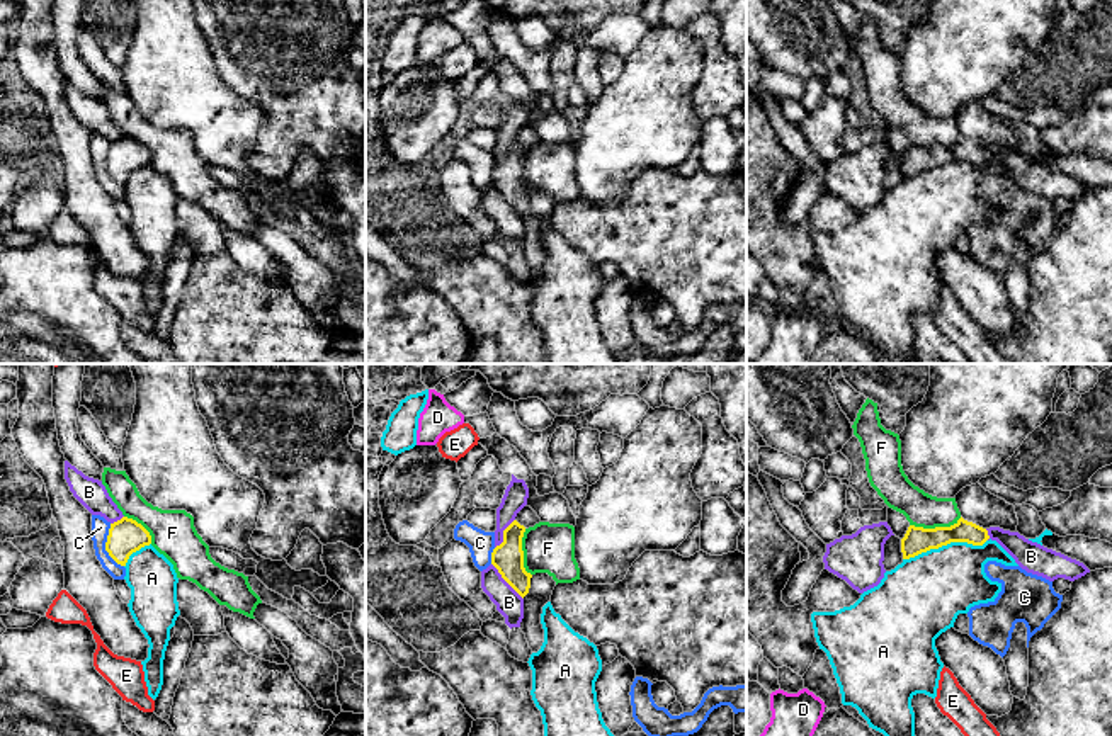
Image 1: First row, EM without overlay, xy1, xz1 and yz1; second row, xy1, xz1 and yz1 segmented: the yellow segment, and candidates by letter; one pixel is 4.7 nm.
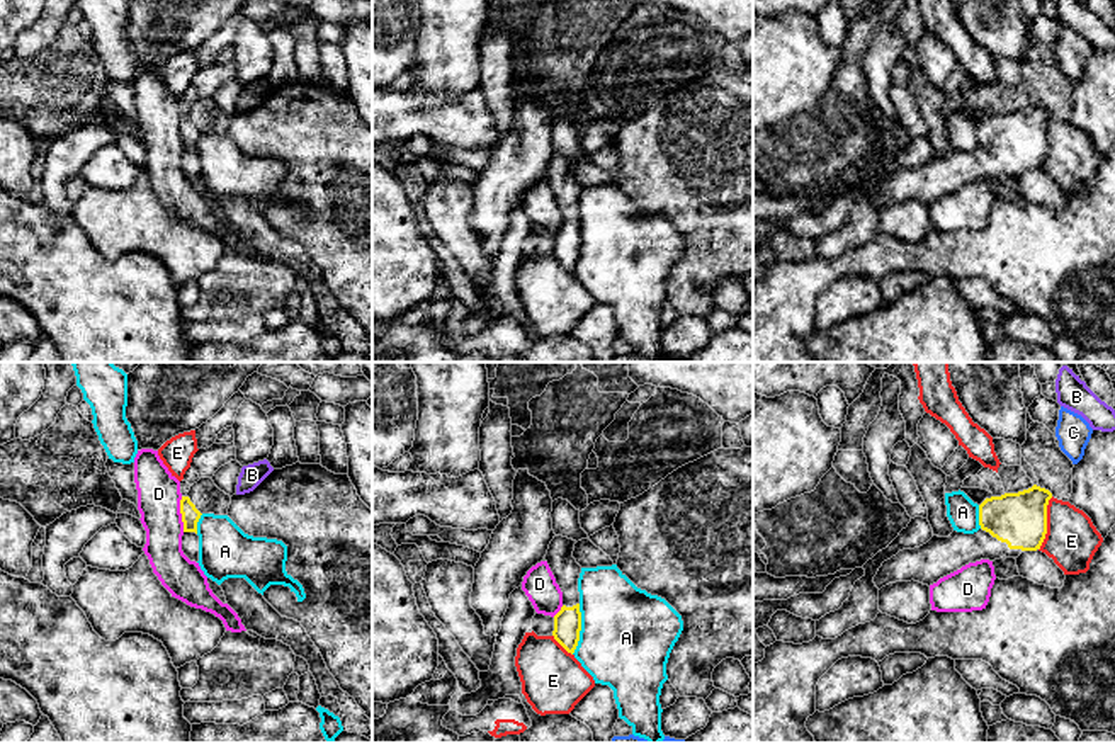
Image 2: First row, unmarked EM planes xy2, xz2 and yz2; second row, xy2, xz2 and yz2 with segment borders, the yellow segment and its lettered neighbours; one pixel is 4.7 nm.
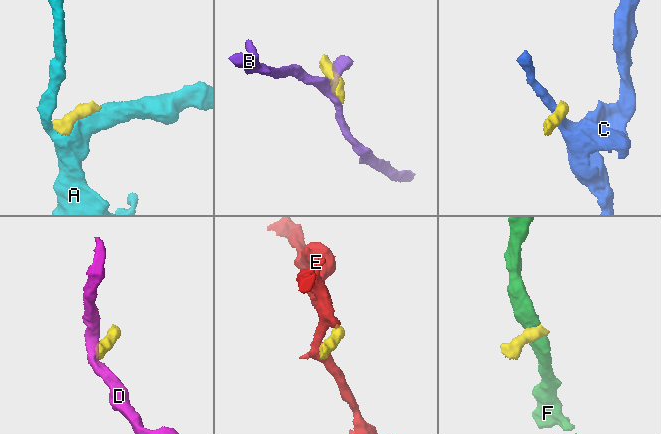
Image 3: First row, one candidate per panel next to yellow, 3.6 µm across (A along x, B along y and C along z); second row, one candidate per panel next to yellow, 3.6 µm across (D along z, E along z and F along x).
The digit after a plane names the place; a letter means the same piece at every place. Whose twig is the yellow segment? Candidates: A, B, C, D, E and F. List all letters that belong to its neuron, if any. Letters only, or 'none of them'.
none of them

